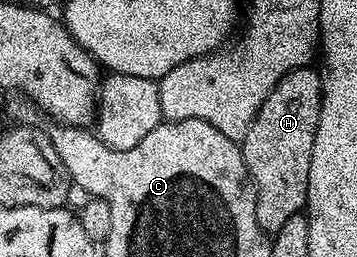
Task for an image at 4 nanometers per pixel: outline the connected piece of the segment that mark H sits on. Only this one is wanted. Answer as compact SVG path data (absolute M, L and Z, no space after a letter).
M295 68L285 74L265 98L241 141L243 161L255 187L257 222L268 234L279 232L289 218L300 215L307 206L309 162L323 101L323 77L313 69Z

